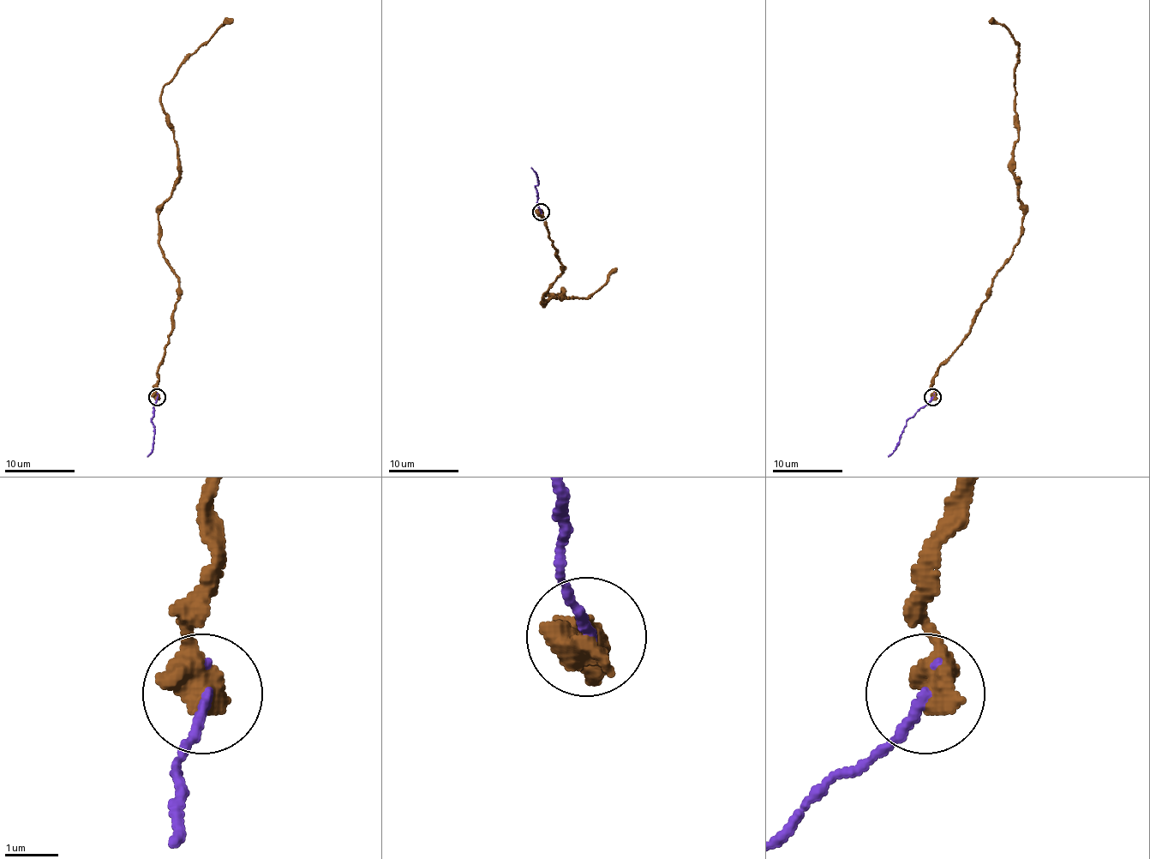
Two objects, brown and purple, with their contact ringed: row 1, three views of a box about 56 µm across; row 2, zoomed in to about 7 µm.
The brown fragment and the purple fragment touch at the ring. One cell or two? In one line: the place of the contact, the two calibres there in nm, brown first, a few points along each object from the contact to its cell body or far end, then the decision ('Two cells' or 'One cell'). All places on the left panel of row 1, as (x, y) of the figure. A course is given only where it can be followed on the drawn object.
Place: (157, 397). Thickness 650 nm (brown) against 180 nm. Course of brown: (156, 397), (179, 285), (158, 234), (158, 207), (179, 175), (179, 148), (161, 89), (233, 21). Course of purple: (156, 397), (152, 405), (152, 446), (147, 456). Two cells

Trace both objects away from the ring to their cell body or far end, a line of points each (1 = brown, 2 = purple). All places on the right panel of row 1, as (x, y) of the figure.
1: (931, 397), (937, 367), (968, 332), (1021, 234), (1017, 44), (988, 21)
2: (931, 397), (906, 423), (899, 446), (888, 456)

